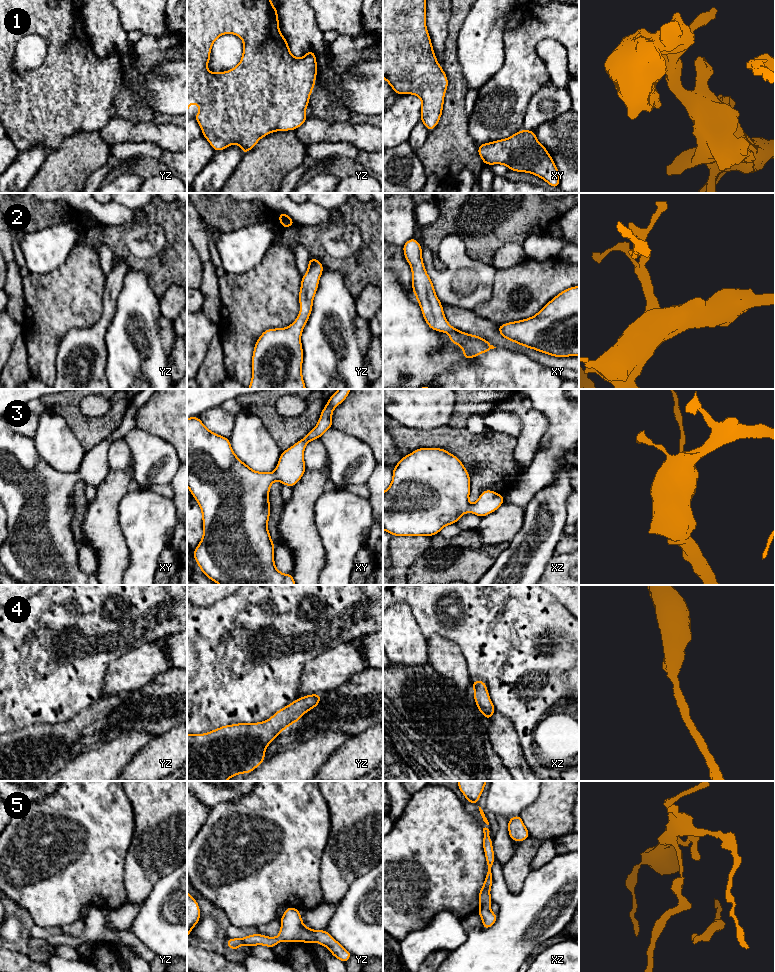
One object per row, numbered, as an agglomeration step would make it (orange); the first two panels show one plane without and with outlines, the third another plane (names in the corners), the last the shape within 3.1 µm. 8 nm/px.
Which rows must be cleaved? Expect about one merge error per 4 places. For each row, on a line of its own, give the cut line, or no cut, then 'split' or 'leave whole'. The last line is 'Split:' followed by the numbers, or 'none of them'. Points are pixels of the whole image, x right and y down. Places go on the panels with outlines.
1: no cut | leave whole
2: no cut | leave whole
3: no cut | leave whole
4: no cut | leave whole
5: no cut | leave whole
Split: none of them

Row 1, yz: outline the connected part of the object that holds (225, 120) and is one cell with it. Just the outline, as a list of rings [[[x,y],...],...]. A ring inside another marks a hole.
[[[187,0],[187,112],[189,105],[195,103],[200,106],[198,114],[193,118],[200,125],[203,137],[206,138],[215,151],[226,149],[232,144],[238,144],[243,154],[250,151],[257,142],[264,136],[275,131],[294,131],[300,127],[308,118],[305,108],[309,106],[309,98],[314,89],[317,75],[316,55],[312,50],[308,50],[302,58],[295,58],[289,49],[285,37],[279,31],[279,20],[277,6],[272,6],[272,0]],[[223,34],[235,34],[243,40],[243,55],[240,63],[233,69],[225,72],[209,72],[207,64],[210,61],[211,47],[215,40]]]

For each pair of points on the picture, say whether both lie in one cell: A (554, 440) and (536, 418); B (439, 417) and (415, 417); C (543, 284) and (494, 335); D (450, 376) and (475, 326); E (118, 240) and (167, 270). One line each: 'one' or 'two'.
A: two
B: one
C: two
D: two
E: one

